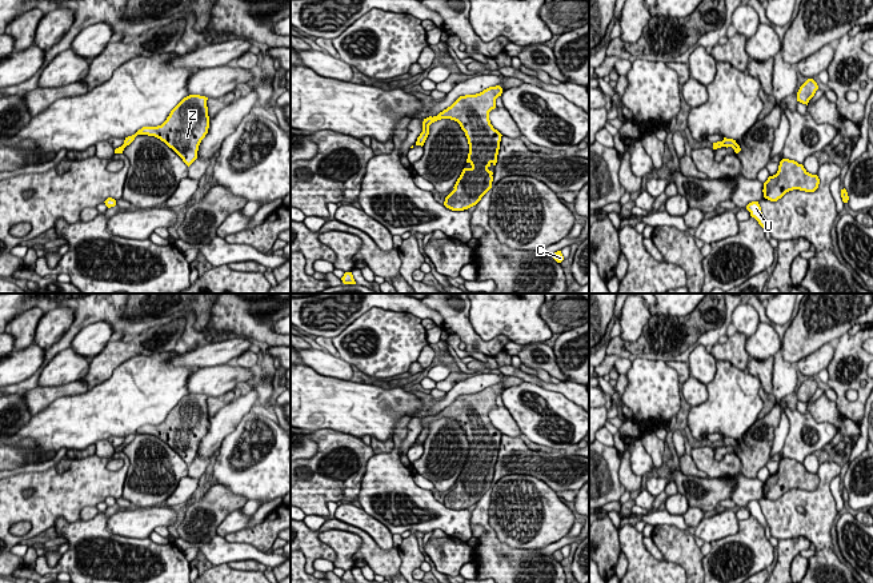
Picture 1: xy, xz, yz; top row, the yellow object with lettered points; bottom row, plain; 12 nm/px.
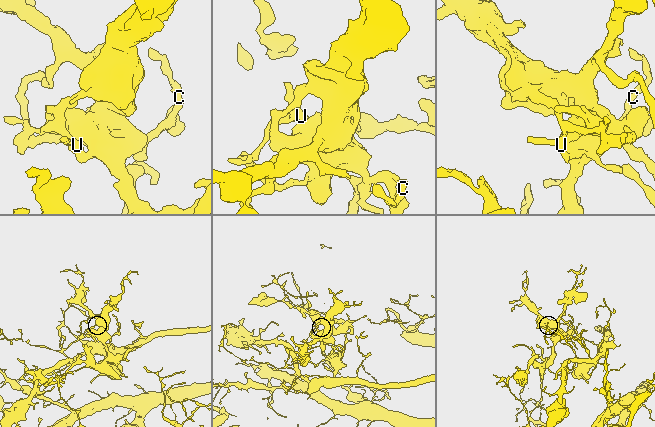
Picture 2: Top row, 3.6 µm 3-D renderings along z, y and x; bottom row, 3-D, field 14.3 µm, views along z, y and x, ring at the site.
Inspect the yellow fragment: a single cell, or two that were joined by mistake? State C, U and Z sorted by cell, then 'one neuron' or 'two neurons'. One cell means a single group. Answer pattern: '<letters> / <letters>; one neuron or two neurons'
C U Z; one neuron

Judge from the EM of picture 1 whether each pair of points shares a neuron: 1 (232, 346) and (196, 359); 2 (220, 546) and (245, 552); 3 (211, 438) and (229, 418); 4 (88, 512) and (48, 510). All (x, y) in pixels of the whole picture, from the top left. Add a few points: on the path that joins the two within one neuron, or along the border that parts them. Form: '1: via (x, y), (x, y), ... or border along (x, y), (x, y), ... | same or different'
1: via (223, 352), (205, 356) | same
2: via (227, 551), (239, 551) | same
3: via (216, 432), (224, 423) | same
4: border along (95, 504), (85, 506), (79, 518) | different

